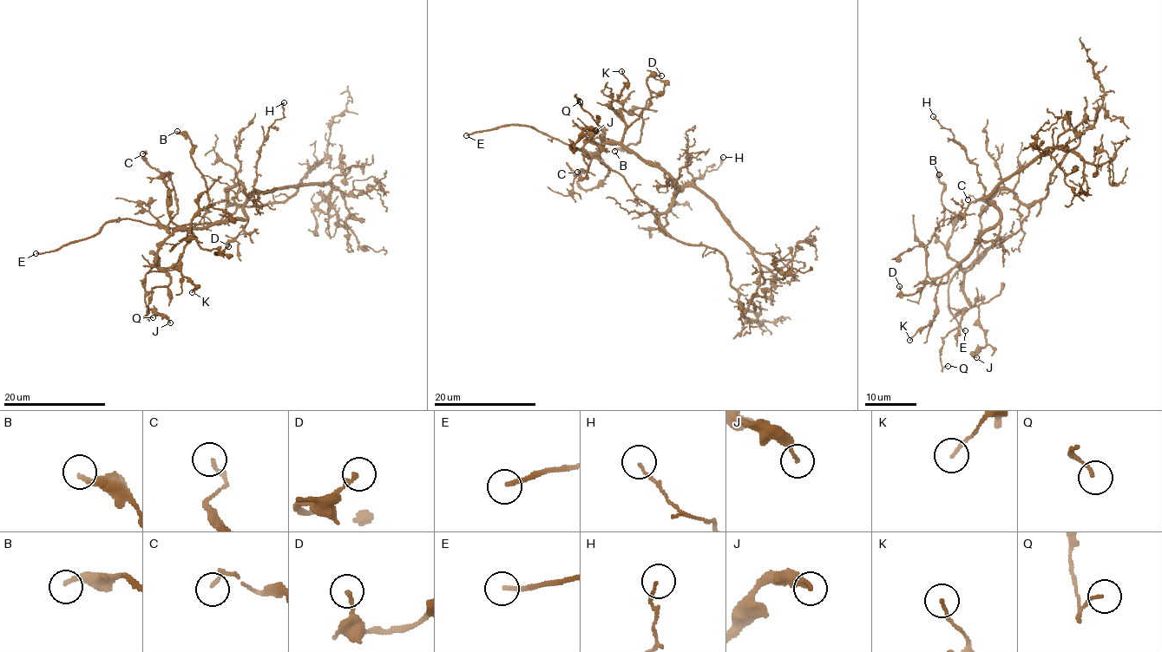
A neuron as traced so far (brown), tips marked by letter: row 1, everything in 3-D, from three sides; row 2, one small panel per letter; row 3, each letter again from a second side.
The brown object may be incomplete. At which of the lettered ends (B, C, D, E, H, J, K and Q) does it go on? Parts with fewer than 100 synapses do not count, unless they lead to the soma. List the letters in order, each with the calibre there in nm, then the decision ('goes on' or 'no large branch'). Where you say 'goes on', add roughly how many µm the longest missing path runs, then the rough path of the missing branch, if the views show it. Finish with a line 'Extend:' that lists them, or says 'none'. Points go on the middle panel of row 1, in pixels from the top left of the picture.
B: 190 nm | no large branch
C: 160 nm | no large branch
D: 170 nm | no large branch
E: 170 nm | goes on | 15 µm
H: 110 nm | no large branch
J: 130 nm | no large branch
K: 130 nm | no large branch
Q: 100 nm | no large branch
Extend: E

